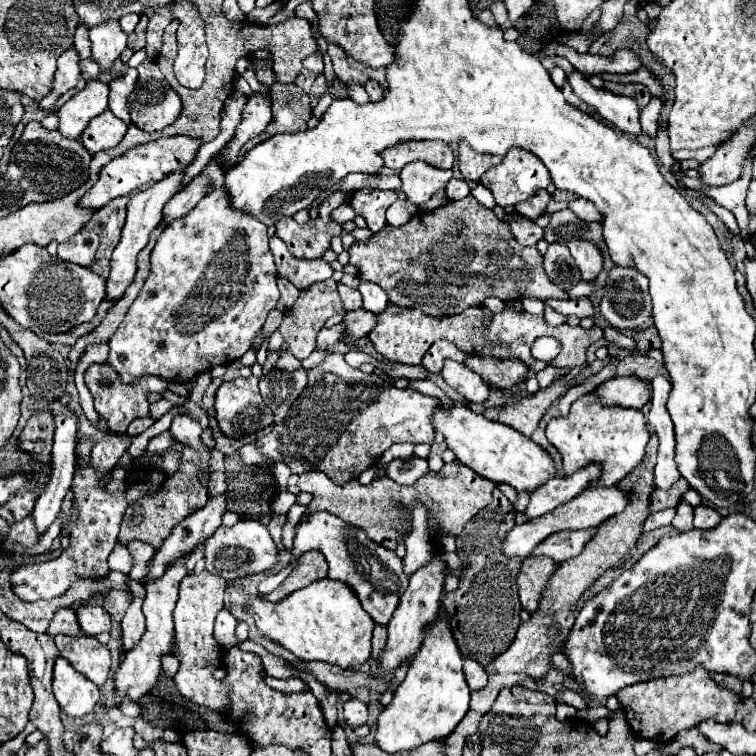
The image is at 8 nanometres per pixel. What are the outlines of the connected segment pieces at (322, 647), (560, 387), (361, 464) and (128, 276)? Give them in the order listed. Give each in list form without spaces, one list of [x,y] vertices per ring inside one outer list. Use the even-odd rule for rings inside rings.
[[[314,581],[308,587],[294,591],[278,605],[272,605],[256,595],[248,603],[246,613],[254,617],[256,627],[264,637],[276,641],[302,661],[324,661],[338,665],[340,669],[354,669],[370,659],[374,621],[362,609],[352,589],[348,589],[348,585],[340,585],[340,581]]]
[[[556,379],[550,387],[540,389],[538,393],[524,397],[518,403],[510,403],[510,405],[500,407],[500,409],[486,409],[482,415],[490,421],[504,423],[504,425],[520,431],[522,435],[530,437],[534,433],[534,429],[538,427],[538,421],[542,419],[542,415],[550,407],[550,403],[556,397],[564,395],[566,389],[568,389],[568,385],[560,383],[560,379]]]
[[[328,355],[324,363],[308,369],[308,385],[300,393],[300,397],[292,403],[286,421],[276,425],[268,435],[258,439],[258,447],[262,455],[266,455],[272,463],[286,463],[292,473],[300,475],[308,469],[322,469],[336,485],[350,483],[358,479],[358,475],[376,465],[378,457],[400,441],[412,443],[432,443],[434,429],[432,429],[432,415],[440,407],[436,397],[428,397],[418,393],[416,389],[398,389],[388,383],[382,375],[364,375],[358,369],[352,369],[342,355]]]
[[[172,173],[172,177],[166,177],[160,183],[154,183],[150,189],[140,191],[138,195],[134,195],[128,201],[128,217],[126,217],[126,225],[122,229],[122,239],[116,245],[114,253],[112,253],[112,271],[110,277],[106,281],[106,299],[116,299],[120,295],[124,295],[126,285],[130,285],[134,273],[136,273],[136,255],[146,247],[148,237],[152,233],[152,229],[156,229],[156,225],[160,223],[162,217],[162,207],[166,205],[166,201],[176,195],[176,189],[180,187],[184,173]]]

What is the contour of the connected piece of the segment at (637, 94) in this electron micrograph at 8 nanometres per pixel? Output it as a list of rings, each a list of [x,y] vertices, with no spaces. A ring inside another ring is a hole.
[[[604,83],[604,89],[608,89],[608,91],[612,91],[612,93],[616,93],[616,95],[624,95],[624,97],[632,97],[632,99],[636,99],[636,103],[638,103],[638,107],[640,109],[644,109],[646,105],[648,105],[648,101],[650,101],[650,91],[644,87],[644,85],[638,85],[638,83],[634,83],[634,85],[622,85],[622,83]]]

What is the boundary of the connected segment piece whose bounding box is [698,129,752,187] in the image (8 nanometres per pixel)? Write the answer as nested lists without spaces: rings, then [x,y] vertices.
[[[740,129],[736,137],[722,143],[712,157],[700,163],[700,181],[706,187],[720,187],[736,181],[744,161],[748,159],[748,149],[752,149],[752,133],[748,133],[748,129]]]

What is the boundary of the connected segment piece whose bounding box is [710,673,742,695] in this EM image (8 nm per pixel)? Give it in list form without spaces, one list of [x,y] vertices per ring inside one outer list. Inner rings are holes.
[[[712,673],[710,675],[720,687],[726,687],[726,689],[732,689],[734,693],[742,693],[742,683],[736,679],[736,677],[730,677],[730,675],[720,675],[720,673]]]

